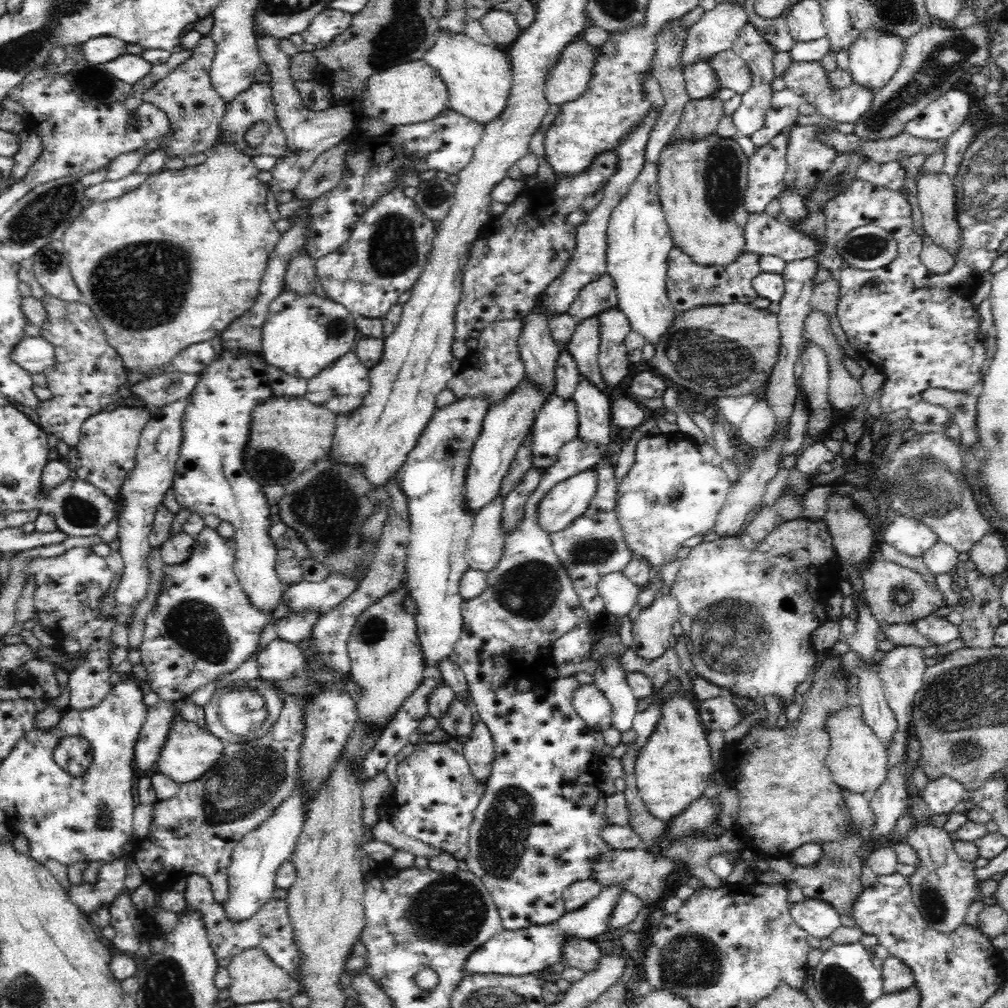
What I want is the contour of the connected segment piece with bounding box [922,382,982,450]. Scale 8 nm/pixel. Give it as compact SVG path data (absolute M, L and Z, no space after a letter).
M982 382L975 384L968 391L928 387L922 392L922 398L928 404L952 411L952 422L960 428L960 443L965 450L976 447L979 442L976 432L976 403L981 392Z

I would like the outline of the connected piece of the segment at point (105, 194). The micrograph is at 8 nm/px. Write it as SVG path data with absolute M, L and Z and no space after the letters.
M132 172L120 180L105 179L99 184L90 186L86 192L86 199L93 202L108 202L108 200L116 200L120 195L126 194L128 191L134 190L144 182L148 174Z

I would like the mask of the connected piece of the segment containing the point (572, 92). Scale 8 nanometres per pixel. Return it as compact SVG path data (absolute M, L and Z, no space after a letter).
M584 39L568 43L546 81L544 94L548 103L563 105L580 98L590 84L594 64L592 45Z

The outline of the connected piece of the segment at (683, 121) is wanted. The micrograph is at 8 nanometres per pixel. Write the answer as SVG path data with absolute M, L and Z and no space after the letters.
M717 94L688 100L668 143L677 143L682 139L704 138L714 133L720 118L725 115L724 102Z

